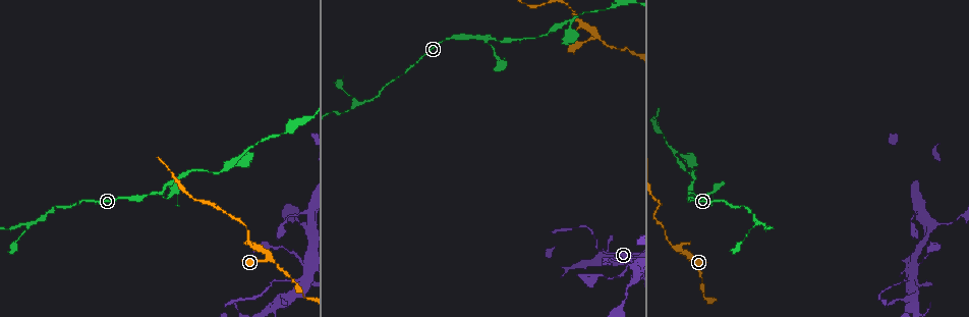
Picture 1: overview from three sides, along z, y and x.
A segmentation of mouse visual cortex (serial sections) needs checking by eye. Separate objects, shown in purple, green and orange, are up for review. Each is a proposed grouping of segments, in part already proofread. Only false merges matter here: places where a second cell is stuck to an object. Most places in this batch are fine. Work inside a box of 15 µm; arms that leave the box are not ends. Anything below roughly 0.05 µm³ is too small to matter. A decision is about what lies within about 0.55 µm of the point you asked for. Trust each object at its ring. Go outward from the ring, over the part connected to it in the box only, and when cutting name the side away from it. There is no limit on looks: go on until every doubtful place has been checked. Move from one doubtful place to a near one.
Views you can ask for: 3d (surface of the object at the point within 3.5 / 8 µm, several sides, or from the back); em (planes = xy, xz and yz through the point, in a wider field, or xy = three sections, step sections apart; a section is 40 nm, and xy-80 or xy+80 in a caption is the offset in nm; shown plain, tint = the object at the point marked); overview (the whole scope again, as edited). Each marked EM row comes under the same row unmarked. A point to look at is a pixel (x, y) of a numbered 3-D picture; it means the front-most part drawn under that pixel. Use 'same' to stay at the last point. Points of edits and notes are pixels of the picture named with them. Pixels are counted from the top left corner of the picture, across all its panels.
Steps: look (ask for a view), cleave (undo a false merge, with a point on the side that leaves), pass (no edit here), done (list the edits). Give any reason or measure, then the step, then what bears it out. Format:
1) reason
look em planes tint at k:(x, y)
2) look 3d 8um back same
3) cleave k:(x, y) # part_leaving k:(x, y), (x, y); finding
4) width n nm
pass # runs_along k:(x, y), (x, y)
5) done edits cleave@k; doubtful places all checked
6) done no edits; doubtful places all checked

three arms meet
look 3d 8um at 1:(363, 102)

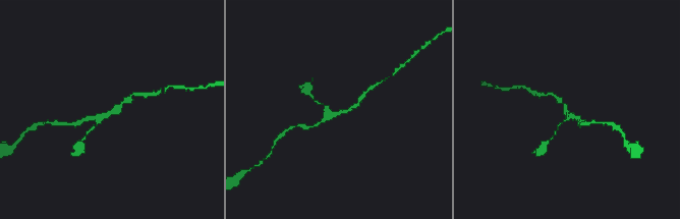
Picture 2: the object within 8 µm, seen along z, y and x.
arms 3; arm_widths 100, 150, 200 nm
look em xy step 2 tint at 2:(568, 114)

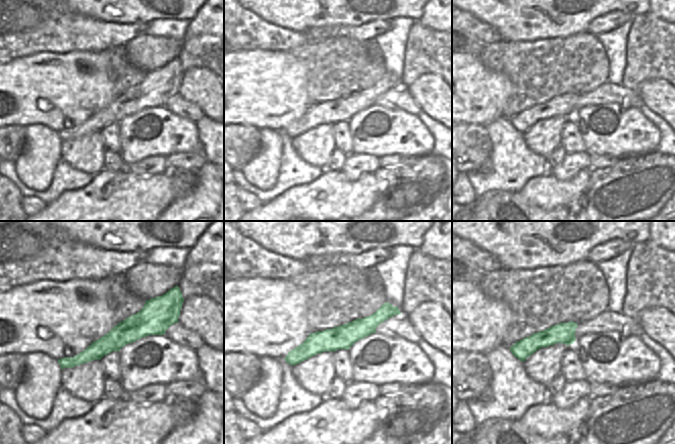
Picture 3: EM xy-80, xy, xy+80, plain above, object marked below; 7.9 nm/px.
pass # runs_along 3:(174, 317), (61, 362); one cell here

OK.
three-way junction
look 3d 8um at 1:(690, 256)

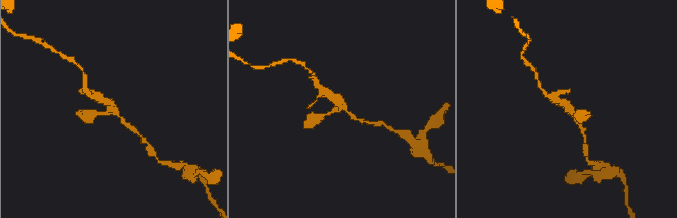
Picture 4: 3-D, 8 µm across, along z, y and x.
closer look
look 3d 3.5um back at 4:(113, 108)

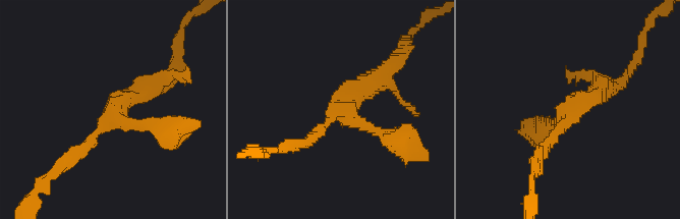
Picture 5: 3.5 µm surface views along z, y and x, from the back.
arms 3; arm_widths 200, 250, 300 nm
look em xy step 1 tint at 5:(115, 116)

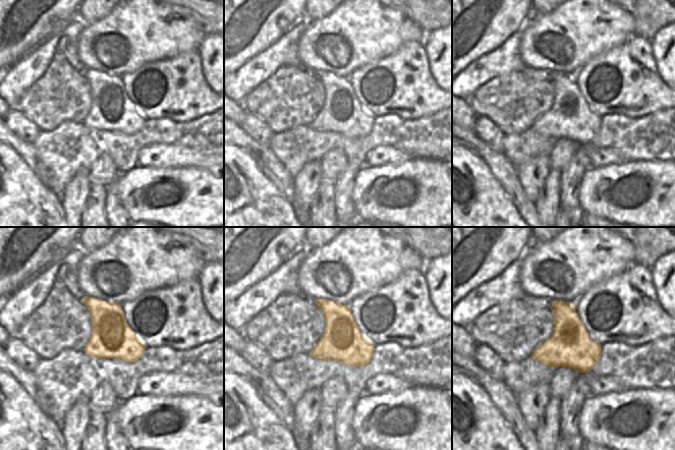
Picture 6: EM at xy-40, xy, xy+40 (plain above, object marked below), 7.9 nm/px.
pass # runs_along 5:(542, 130), (609, 87); continuous, no second cell

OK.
three-way junction
look 3d 8um back at 1:(485, 39)

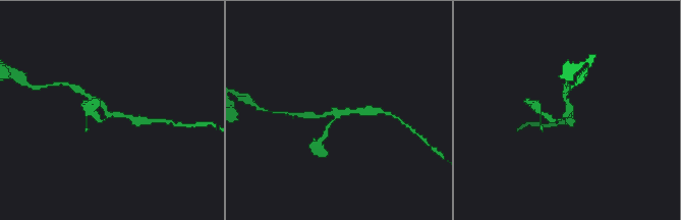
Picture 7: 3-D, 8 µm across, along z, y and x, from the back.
look em xy step 3 tint at 7:(564, 115)

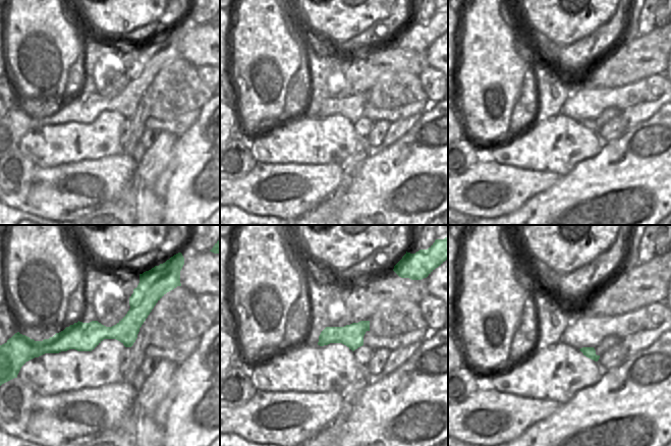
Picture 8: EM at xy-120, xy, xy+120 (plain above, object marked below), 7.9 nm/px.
arm_widths 150, 150, 200 nm
pass # runs_along 7:(136, 120), (108, 114), (89, 97); all the same cell

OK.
two arms in line, one across
look 3d 3.5um at 1:(675, 154)

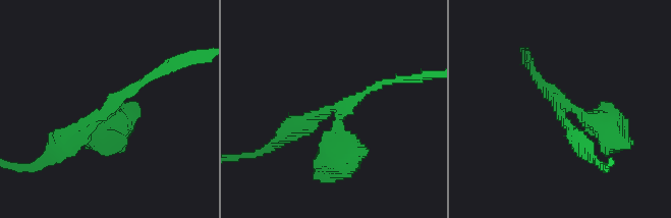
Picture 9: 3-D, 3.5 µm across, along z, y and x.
arms 3; arm_widths 150, 200, 350 nm; shape alone is not enough
look em xy step 5 tint at 9:(341, 108)

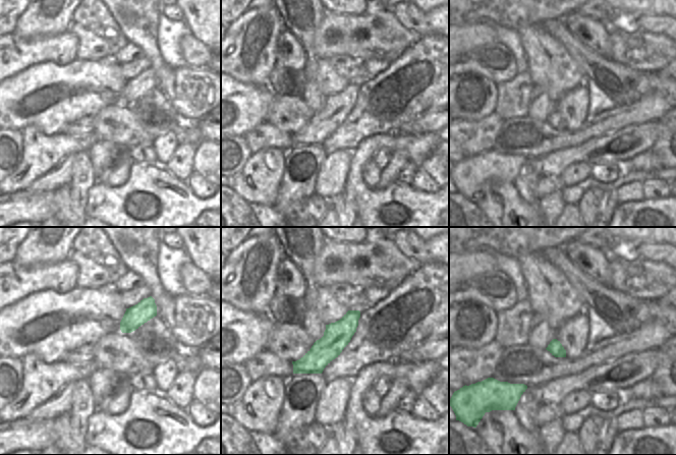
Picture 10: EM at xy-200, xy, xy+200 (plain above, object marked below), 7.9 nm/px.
pass # runs_along 10:(357, 314), (308, 363), (295, 371); continuous, no second cell

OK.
sharp bend
look 3d 3.5um at 1:(274, 281)

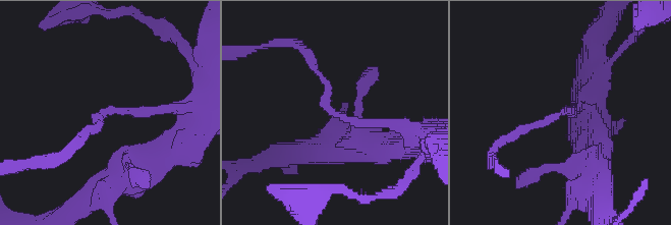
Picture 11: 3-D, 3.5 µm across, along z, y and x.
arm_widths 150, 150 nm
look em planes tint at 11:(337, 113)

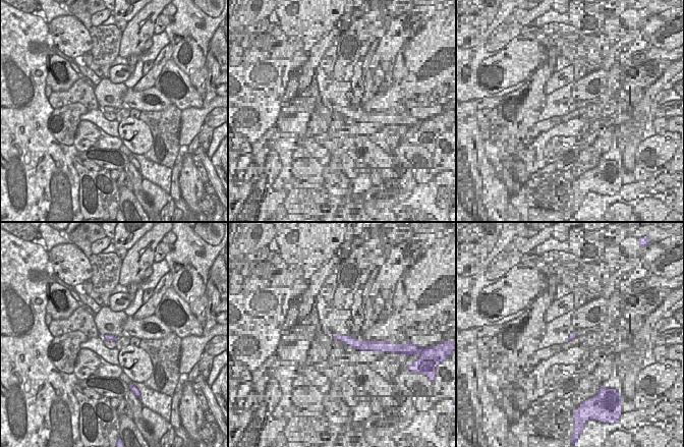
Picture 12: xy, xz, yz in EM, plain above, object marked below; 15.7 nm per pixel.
look em xy step 2 tint same

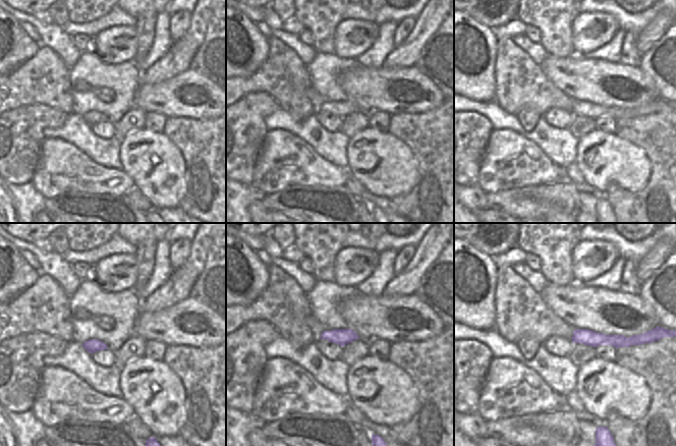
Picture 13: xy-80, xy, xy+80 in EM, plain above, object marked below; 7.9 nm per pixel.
cleave 11:(326, 106) # part_leaving 11:(354, 122), (330, 111), (327, 82), (311, 64); a second cell is stuck on

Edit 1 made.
done edits cleave@11; doubtful places all checked

